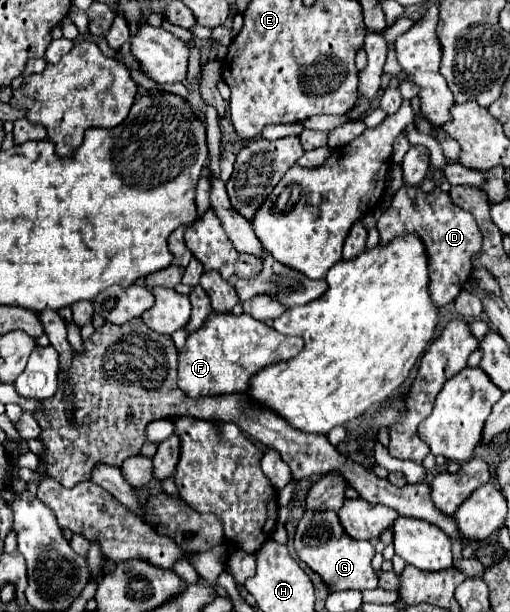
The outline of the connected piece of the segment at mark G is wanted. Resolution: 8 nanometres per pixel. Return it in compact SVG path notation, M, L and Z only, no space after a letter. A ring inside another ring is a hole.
M306 509L296 527L294 549L298 553L298 559L304 561L312 571L316 571L332 591L344 591L344 589L364 591L378 587L376 573L370 567L370 559L376 553L374 545L370 541L352 539L340 525L336 511Z

